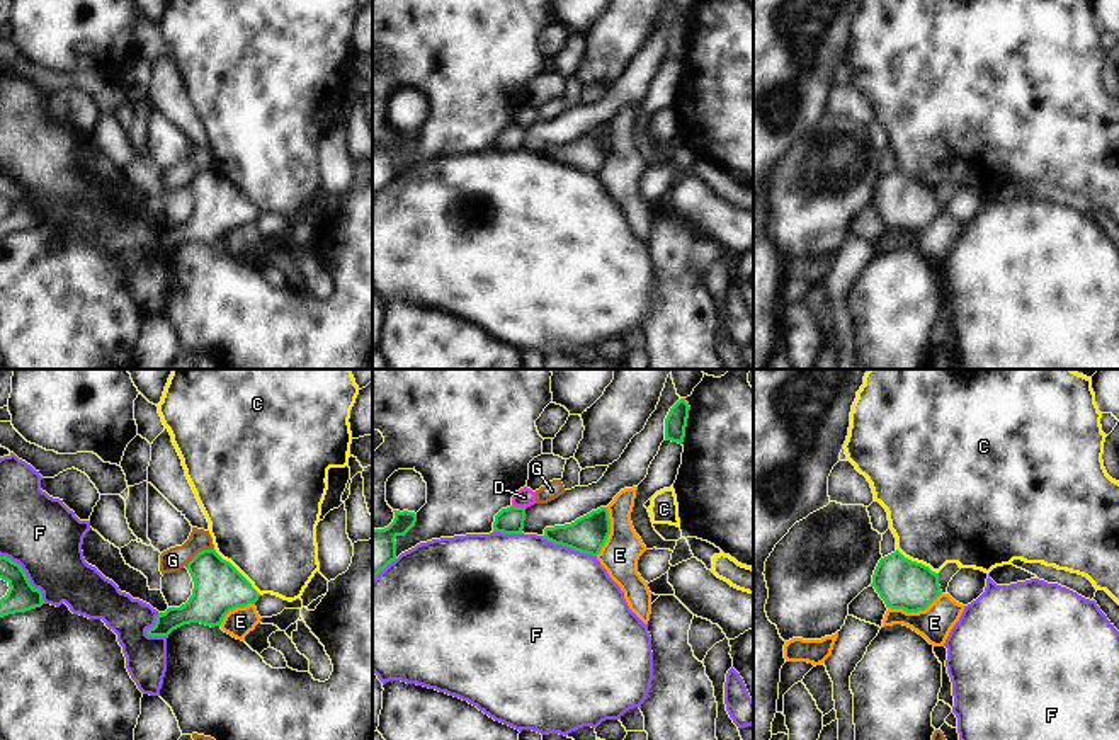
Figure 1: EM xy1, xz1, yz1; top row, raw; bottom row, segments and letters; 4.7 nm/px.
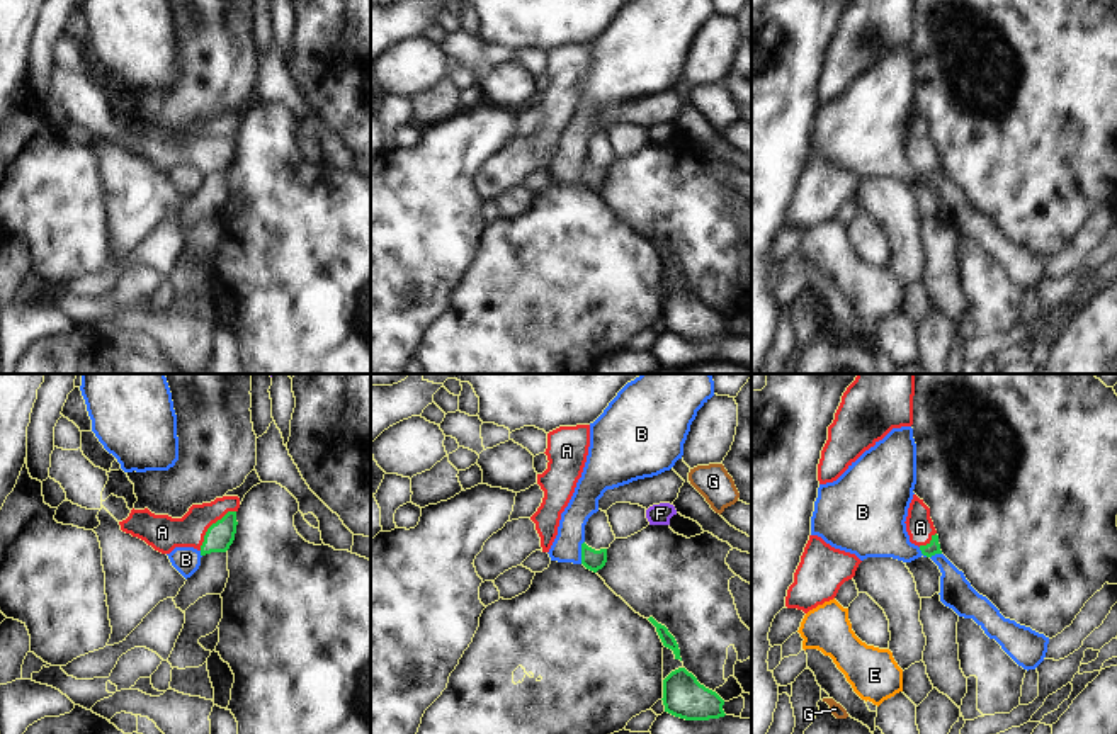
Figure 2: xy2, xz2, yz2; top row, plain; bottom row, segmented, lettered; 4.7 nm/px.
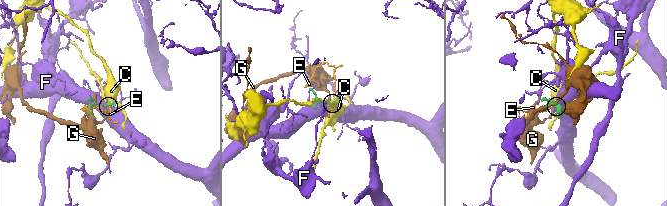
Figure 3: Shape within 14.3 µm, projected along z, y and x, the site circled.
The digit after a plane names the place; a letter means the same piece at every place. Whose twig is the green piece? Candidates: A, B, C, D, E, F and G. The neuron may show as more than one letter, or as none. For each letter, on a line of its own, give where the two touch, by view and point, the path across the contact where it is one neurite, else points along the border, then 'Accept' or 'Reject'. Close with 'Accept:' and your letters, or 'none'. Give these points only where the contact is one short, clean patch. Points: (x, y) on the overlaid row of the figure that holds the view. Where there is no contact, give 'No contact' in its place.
A: Touches green at xy2 (211, 525). Path across: xy2 (220, 536), (211, 525), (187, 532), (162, 532). Accept
B: Touches green at xz2 (582, 553). Boundary: xz2 (584, 541), (580, 563). Reject
C: Touches green at xy1 (237, 570). Boundary: xy1 (213, 548), (261, 594). Reject
D: Touches green at xz1 (519, 507). Reject
E: Touches green at yz1 (914, 611). Boundary: yz1 (941, 592), (924, 609), (903, 611), (888, 608). Reject
F: Touches green at xy1 (26, 575). Reject
G: Touches green at xy1 (198, 553). Boundary: xy1 (213, 546), (203, 548), (186, 567). Reject
Accept: A

